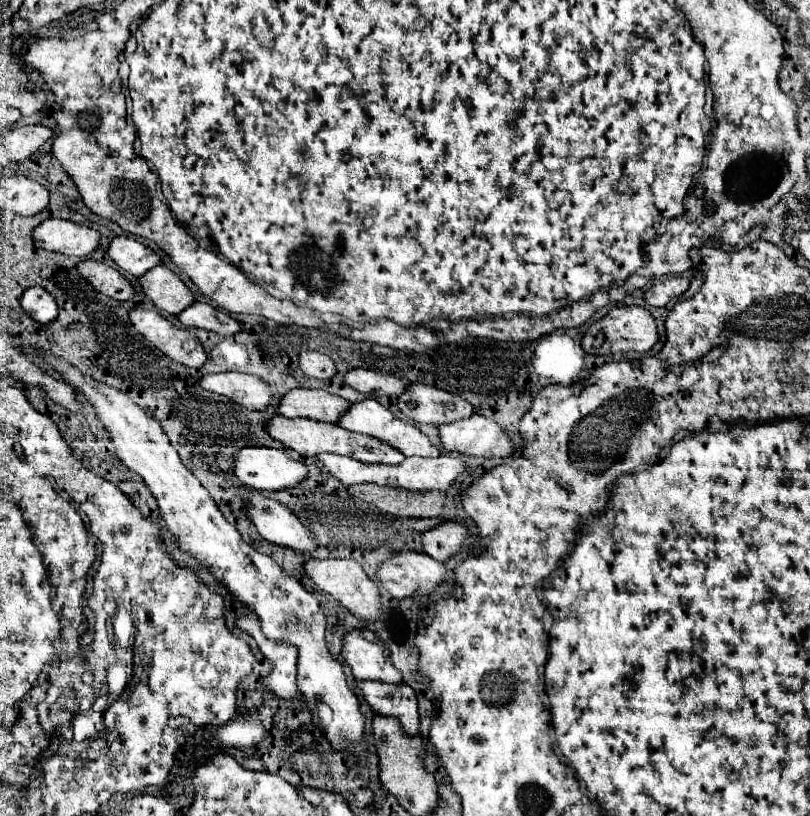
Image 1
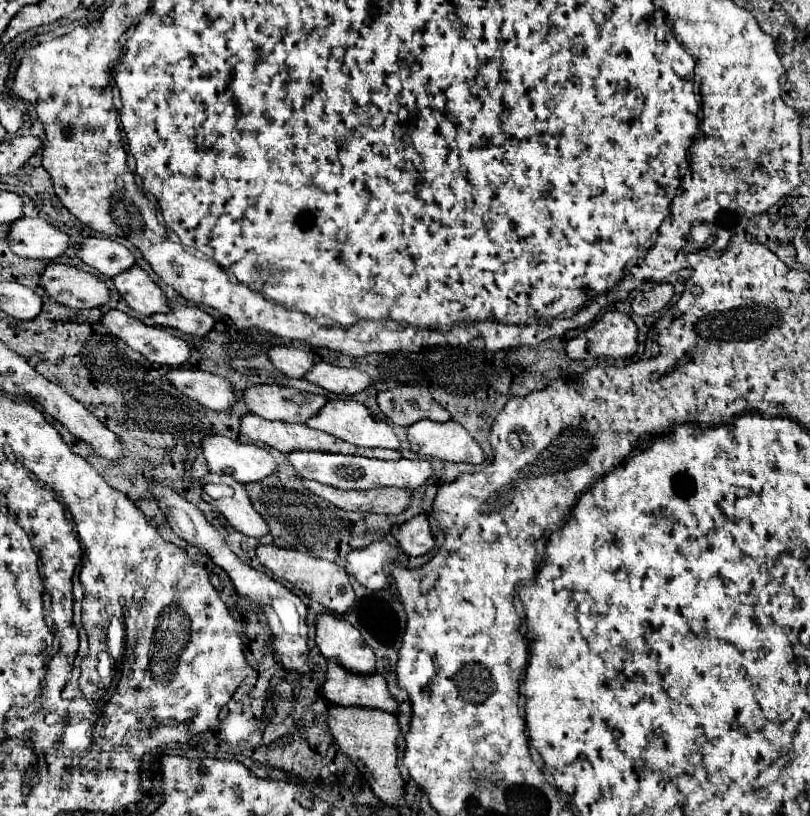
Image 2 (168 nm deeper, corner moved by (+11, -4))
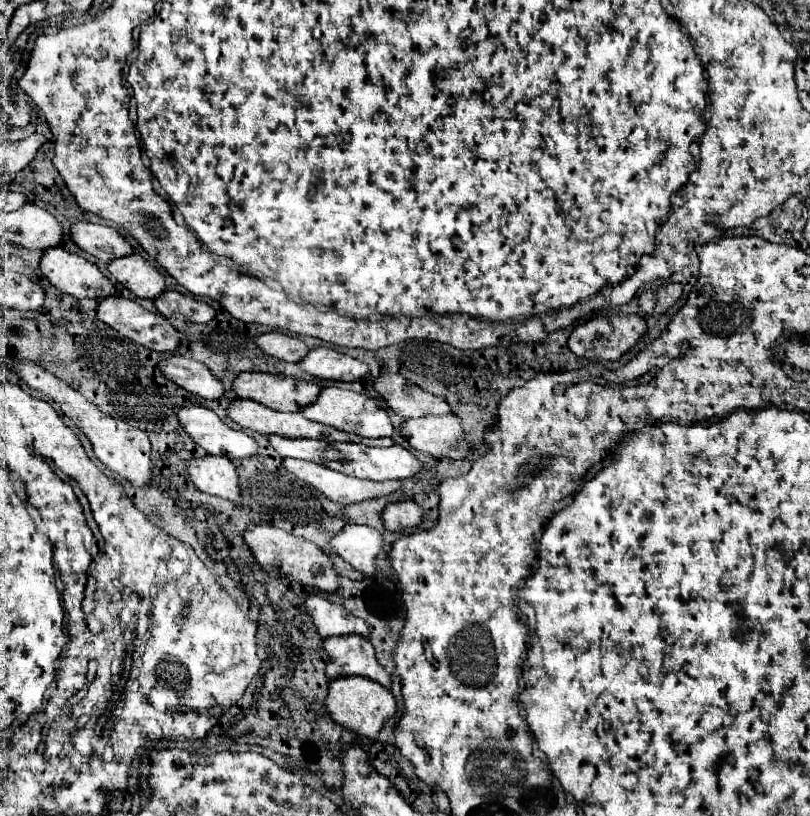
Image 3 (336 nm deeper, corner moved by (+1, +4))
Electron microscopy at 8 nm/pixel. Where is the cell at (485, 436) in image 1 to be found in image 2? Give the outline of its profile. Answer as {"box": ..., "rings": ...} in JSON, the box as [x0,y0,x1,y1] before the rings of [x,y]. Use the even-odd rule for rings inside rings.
{"box":[408,420,486,464],"rings":[[[420,420],[408,428],[408,438],[412,450],[422,456],[468,464],[482,464],[486,460],[480,444],[472,438],[472,434],[454,420],[446,424]]]}

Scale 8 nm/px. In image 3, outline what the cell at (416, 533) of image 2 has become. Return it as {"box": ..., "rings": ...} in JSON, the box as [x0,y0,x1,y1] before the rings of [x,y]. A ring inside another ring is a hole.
{"box":[382,500,424,532],"rings":[[[402,500],[402,502],[392,502],[382,510],[382,522],[384,528],[390,532],[398,532],[404,528],[414,528],[420,524],[424,516],[424,510],[414,502],[414,500]]]}

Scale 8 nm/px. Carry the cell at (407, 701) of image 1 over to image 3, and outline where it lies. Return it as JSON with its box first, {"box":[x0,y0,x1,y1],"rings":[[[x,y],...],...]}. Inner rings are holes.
{"box":[324,634,390,686],"rings":[[[358,634],[332,636],[324,640],[324,650],[330,656],[326,662],[326,676],[330,680],[340,676],[366,676],[382,686],[390,686],[390,676],[378,664],[368,638],[360,638]]]}

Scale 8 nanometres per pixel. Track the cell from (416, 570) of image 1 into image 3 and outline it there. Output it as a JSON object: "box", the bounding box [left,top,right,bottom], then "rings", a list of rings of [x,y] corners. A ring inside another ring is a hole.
{"box":[330,524,382,576],"rings":[[[346,524],[330,538],[330,546],[344,562],[358,572],[372,576],[376,572],[374,558],[382,550],[382,536],[376,528],[364,524]]]}

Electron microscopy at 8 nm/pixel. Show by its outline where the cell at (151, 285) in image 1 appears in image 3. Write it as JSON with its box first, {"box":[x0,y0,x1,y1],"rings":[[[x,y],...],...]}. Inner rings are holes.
{"box":[108,254,164,298],"rings":[[[140,254],[108,262],[110,274],[138,298],[156,298],[164,292],[162,274]]]}

